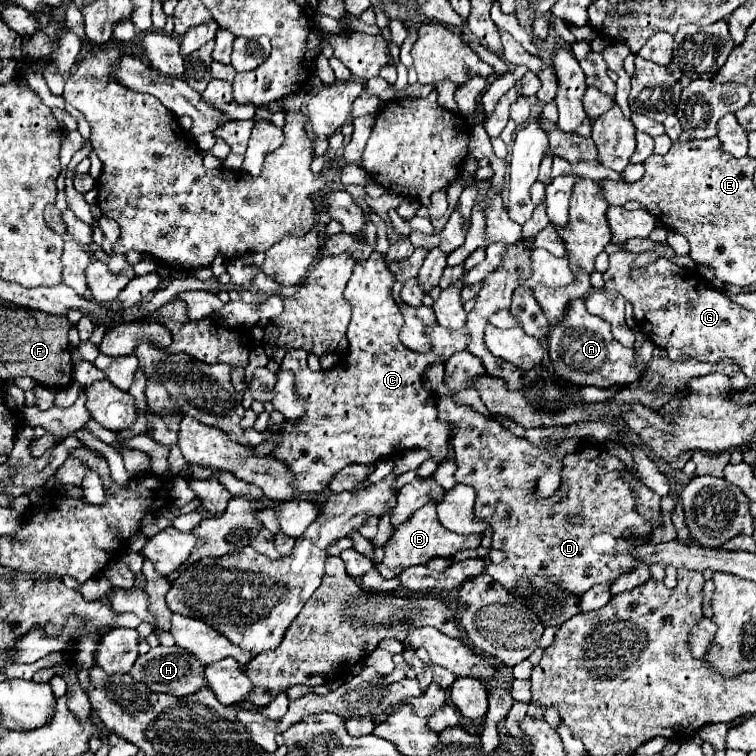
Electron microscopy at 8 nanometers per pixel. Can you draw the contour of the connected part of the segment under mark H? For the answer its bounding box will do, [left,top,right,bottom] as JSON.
[130,647,204,697]

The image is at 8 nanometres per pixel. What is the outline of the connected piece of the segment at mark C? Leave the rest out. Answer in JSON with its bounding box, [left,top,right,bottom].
[264,251,470,495]

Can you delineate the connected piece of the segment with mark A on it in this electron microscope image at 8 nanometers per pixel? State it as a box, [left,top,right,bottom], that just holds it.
[548,299,642,387]

